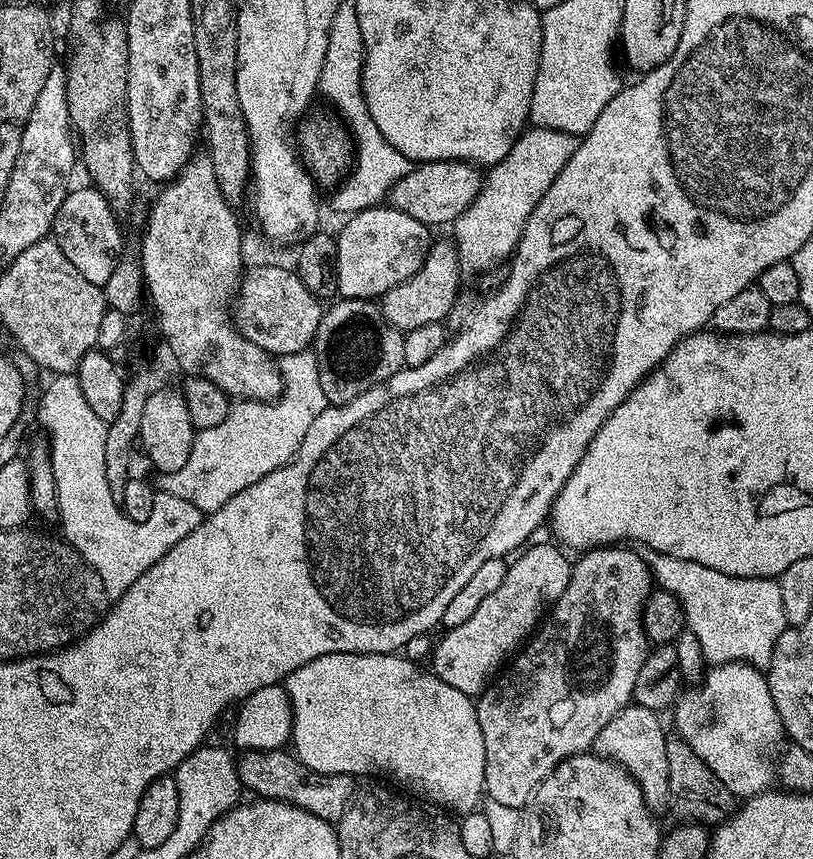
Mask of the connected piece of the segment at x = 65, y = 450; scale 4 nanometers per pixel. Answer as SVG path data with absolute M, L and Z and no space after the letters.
M59 373L45 388L38 404L38 418L48 432L49 456L56 480L57 513L62 520L63 537L78 550L79 554L102 579L103 588L109 599L117 600L154 564L165 556L168 550L199 526L204 514L192 502L186 501L167 490L159 491L155 496L154 510L146 522L134 523L119 506L110 491L106 479L106 430L107 421L88 405L82 394L81 383L75 373Z

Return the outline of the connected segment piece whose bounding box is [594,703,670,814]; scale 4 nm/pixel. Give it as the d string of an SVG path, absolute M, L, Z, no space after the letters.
M631 703L617 716L610 718L606 726L602 726L594 741L595 755L613 760L636 779L642 798L646 798L646 806L654 814L667 809L670 798L670 770L666 767L666 742L669 737L664 733L660 720L657 713Z

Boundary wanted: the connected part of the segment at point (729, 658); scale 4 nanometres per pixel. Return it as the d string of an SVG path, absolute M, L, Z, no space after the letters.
M652 554L647 557L648 569L652 572L653 581L661 589L676 596L683 612L683 619L686 621L687 631L694 633L698 641L701 642L704 659L709 665L717 664L753 664L755 668L761 670L767 669L768 663L772 661L774 654L774 646L778 642L778 638L784 633L785 628L789 627L786 618L786 610L782 610L782 590L780 589L780 581L776 578L763 576L762 578L746 578L745 576L731 576L730 574L722 574L718 570L714 570L710 566L702 566L697 560L679 560L673 556L662 556Z

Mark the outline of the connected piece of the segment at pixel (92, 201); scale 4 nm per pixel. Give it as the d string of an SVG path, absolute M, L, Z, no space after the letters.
M94 186L88 188L73 187L68 196L58 206L58 214L52 223L51 235L56 245L70 258L74 270L86 278L86 282L105 285L110 274L114 273L117 261L122 256L120 251L120 224L117 213L106 202L106 198Z

